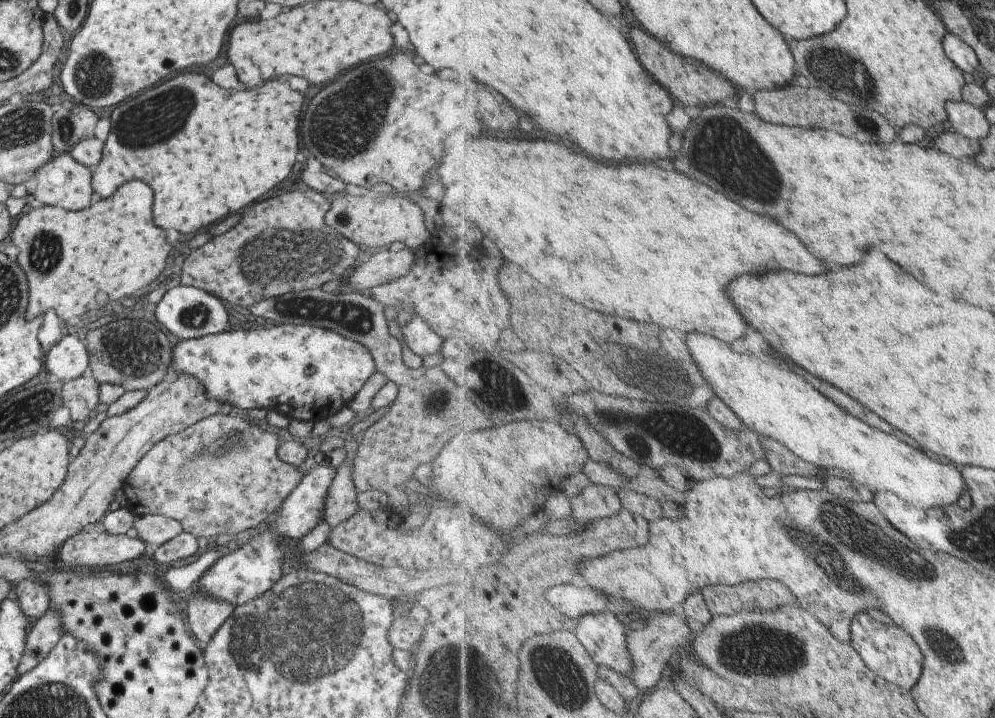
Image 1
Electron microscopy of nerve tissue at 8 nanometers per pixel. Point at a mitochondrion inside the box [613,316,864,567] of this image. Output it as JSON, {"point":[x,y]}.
{"point":[695,442]}

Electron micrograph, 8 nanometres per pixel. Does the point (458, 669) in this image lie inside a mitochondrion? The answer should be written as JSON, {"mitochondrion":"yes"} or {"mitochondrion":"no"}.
{"mitochondrion":"yes"}

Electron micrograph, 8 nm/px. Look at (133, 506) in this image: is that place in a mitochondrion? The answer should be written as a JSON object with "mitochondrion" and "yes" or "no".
{"mitochondrion":"no"}

